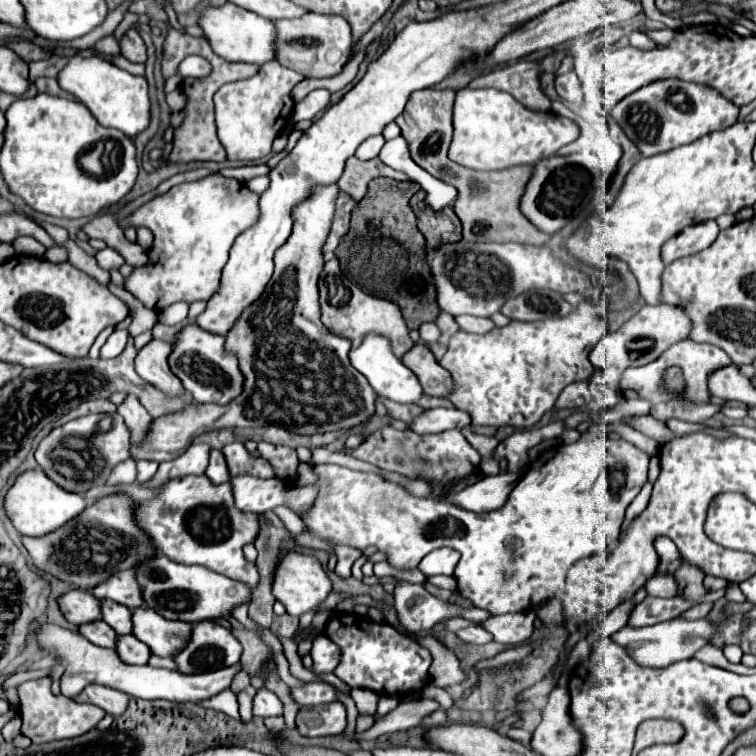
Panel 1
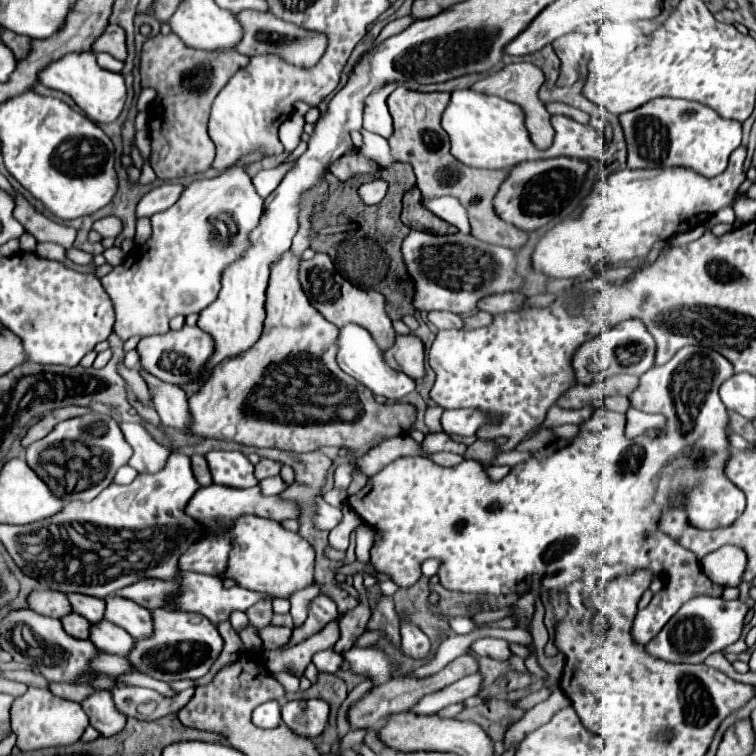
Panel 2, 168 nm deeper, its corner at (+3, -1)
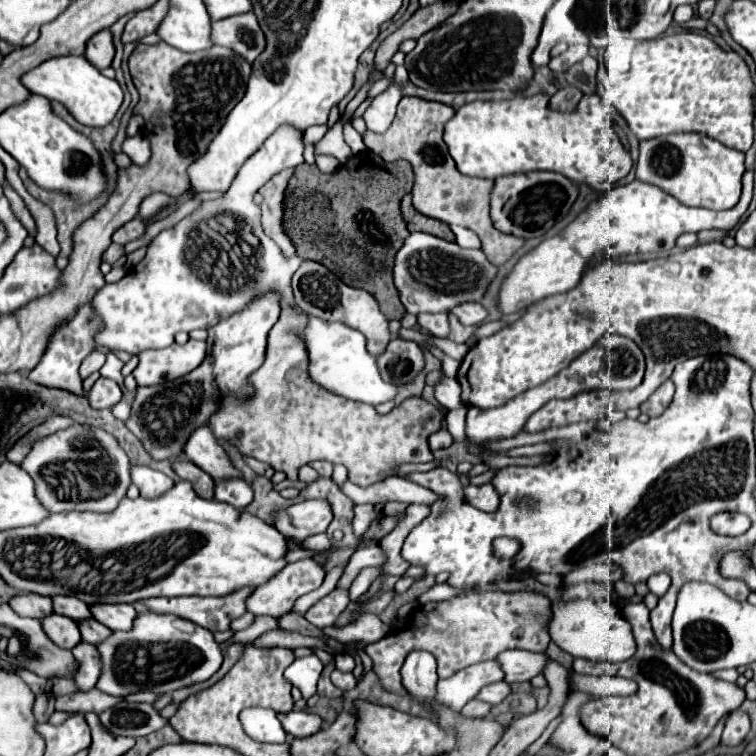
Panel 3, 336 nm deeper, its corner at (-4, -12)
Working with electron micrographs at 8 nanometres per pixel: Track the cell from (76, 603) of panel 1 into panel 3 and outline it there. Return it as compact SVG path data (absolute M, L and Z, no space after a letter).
M15 594L9 602L7 602L19 616L29 616L29 618L37 618L41 620L43 616L49 616L53 612L51 608L51 598L47 596L39 596L39 594Z

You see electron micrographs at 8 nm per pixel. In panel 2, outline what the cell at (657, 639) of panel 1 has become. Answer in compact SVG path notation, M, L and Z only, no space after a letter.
M706 595L694 597L690 603L680 607L680 611L650 643L644 645L646 653L668 663L702 663L710 653L722 651L740 637L746 613L748 607L740 601L724 601Z

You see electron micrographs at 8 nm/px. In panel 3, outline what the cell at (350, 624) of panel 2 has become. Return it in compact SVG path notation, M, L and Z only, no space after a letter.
M338 654L335 656L335 666L343 672L352 672L355 668L355 661L351 655Z

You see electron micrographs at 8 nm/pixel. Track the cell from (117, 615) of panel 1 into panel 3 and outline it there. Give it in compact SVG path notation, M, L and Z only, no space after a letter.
M51 596L53 600L53 612L61 614L61 616L69 616L73 620L81 620L81 618L91 618L89 614L89 606L83 604L81 600L75 600L75 596Z

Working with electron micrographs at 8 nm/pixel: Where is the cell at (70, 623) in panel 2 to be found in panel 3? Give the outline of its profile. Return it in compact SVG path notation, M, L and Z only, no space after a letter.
M49 614L41 618L41 626L43 626L43 632L49 636L49 640L59 648L73 648L77 642L81 642L77 624L67 616Z

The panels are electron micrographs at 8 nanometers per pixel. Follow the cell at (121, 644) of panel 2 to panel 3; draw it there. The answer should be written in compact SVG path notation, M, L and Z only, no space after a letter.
M93 618L79 620L77 626L79 626L79 632L81 632L81 640L89 642L89 644L99 644L99 640L105 640L111 634L109 628L103 628L103 624L99 624Z

